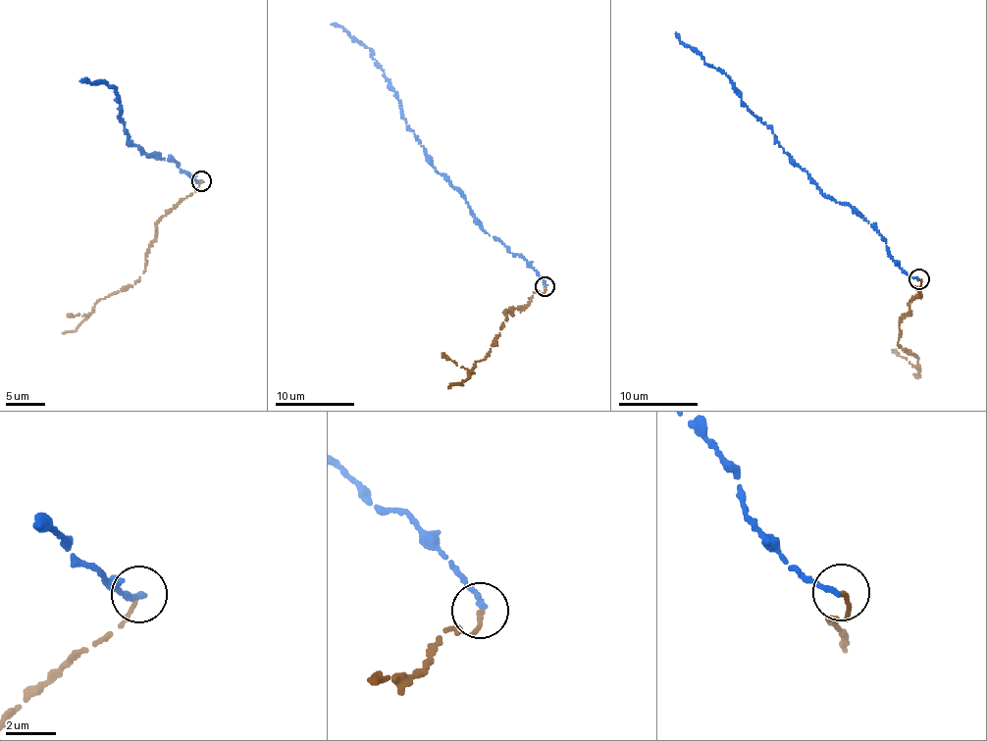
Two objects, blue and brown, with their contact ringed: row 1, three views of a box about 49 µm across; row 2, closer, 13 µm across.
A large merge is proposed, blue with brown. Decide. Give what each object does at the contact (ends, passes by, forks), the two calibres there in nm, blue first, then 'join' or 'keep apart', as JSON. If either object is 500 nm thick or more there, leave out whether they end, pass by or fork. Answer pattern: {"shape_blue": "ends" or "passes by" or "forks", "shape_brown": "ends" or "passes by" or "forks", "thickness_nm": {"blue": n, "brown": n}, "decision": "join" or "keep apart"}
{"shape_blue": "ends", "shape_brown": "ends", "thickness_nm": {"blue": 240, "brown": 200}, "decision": "keep apart"}

